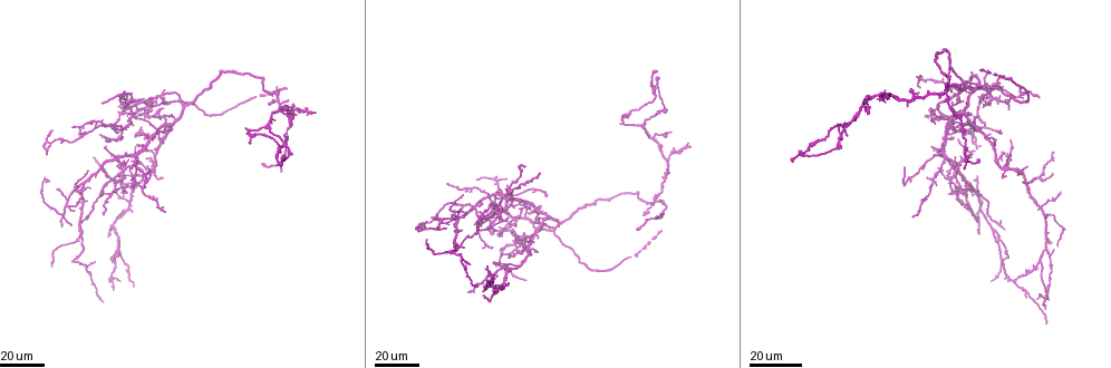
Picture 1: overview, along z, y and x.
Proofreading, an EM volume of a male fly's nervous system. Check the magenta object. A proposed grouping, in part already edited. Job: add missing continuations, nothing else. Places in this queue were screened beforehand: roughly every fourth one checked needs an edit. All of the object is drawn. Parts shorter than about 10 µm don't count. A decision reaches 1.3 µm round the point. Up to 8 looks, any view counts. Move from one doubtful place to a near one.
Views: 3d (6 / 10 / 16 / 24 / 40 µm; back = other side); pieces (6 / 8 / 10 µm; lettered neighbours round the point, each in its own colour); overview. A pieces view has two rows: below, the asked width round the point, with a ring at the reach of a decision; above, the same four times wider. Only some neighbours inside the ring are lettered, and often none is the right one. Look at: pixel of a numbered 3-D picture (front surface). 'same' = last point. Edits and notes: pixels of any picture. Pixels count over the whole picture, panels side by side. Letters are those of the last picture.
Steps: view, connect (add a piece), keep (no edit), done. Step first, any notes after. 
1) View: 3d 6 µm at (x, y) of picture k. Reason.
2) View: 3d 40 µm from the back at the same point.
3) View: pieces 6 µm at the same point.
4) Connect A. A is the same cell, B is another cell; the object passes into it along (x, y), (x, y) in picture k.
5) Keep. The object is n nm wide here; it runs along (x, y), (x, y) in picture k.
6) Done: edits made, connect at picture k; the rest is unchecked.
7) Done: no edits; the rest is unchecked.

View: 3d 24 µm at (866, 114) of picture 1. Free end.

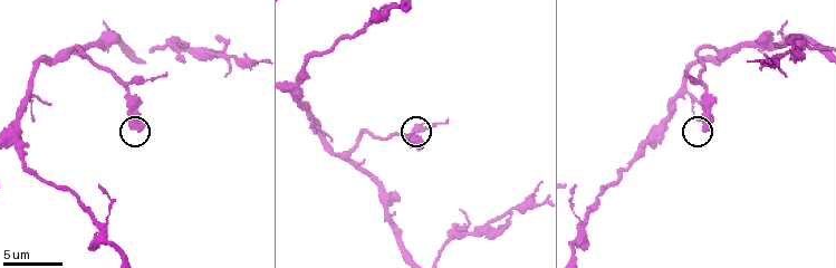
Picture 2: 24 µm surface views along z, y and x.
View: pieces 8 µm at (139, 130) of picture 2.

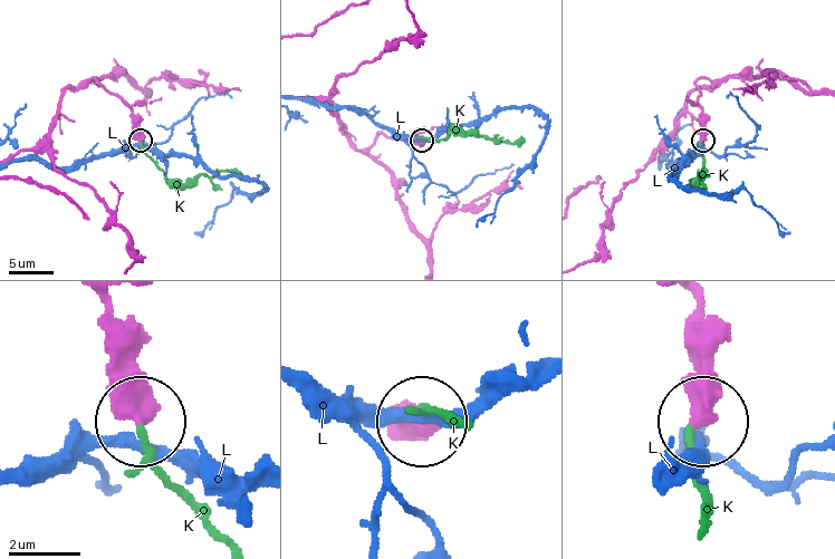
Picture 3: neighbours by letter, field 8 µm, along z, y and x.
Connect K. The object is 460 nm wide here; K is the same cell, L is another cell; it goes on there.

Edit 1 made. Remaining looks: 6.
View: 3d 40 µm at (660, 230) of picture 1. End of a long branch.

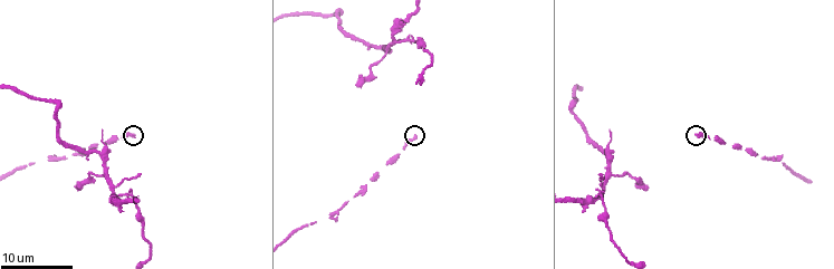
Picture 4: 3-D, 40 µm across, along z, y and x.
View: pieces 8 µm at (133, 133) of picture 4.

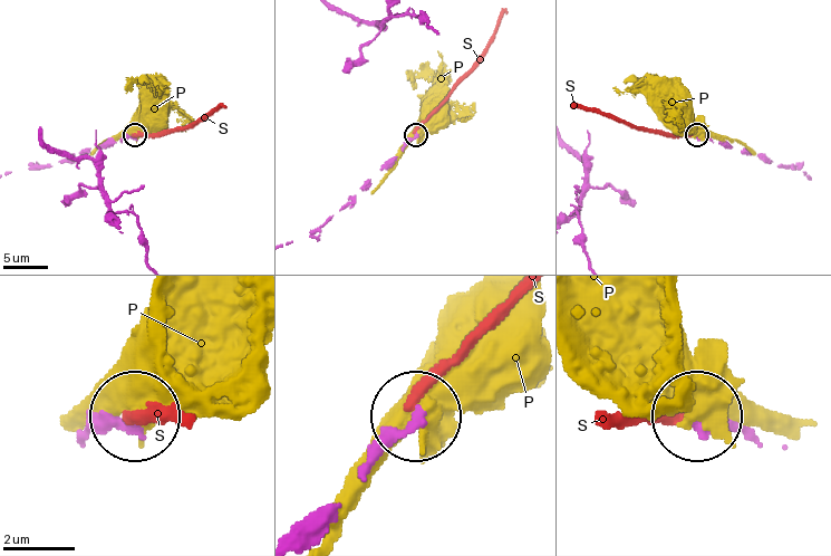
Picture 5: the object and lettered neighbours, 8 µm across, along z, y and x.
Connect S. The object is 230 nm wide here; S is the same cell, P is another cell; the object passes into it along (85, 437), (133, 422), (174, 422) in picture 5; it goes on there.

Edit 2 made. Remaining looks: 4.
View: 3d 24 µm at (539, 214) of picture 1. Branch stops here.

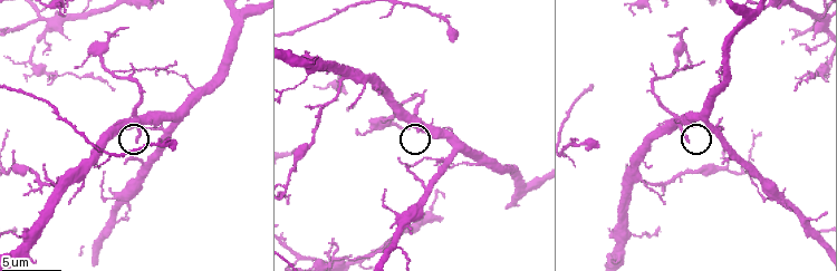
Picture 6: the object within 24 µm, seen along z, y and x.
View: 3d 10 µm at (137, 141) of picture 6.

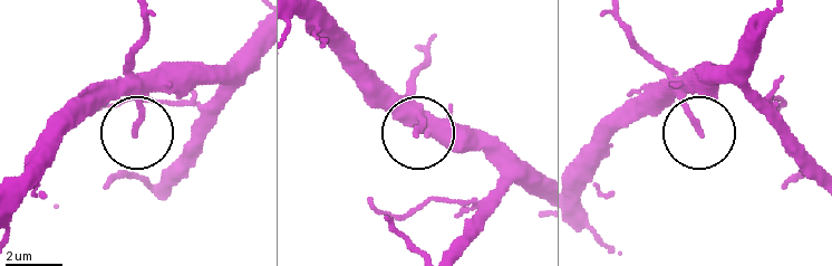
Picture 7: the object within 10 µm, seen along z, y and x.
View: pieces 10 µm at (703, 135) of picture 7.

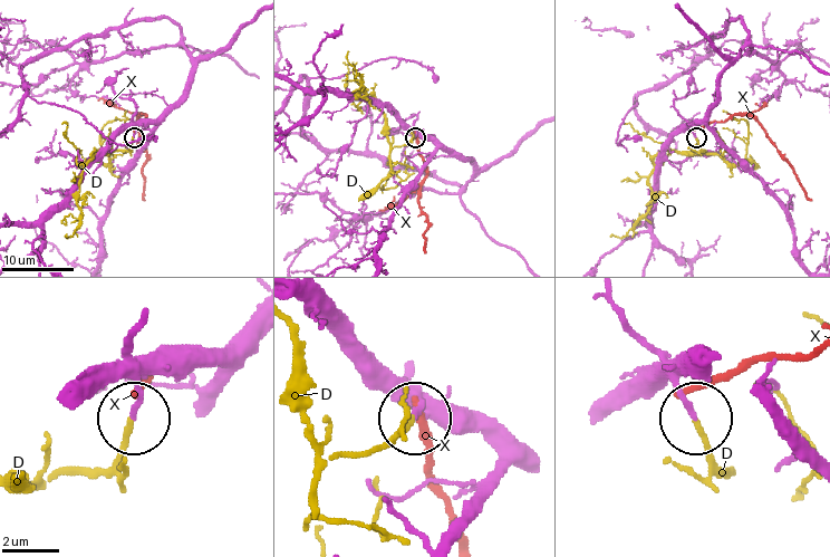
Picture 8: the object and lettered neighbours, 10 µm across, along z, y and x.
Keep. D and X are other cells; it runs along (213, 54), (186, 90), (133, 135) in picture 8; none of them fits.

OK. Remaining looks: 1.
Done: edits made, connect at picture 3, connect at picture 5; the rest is unchecked.

